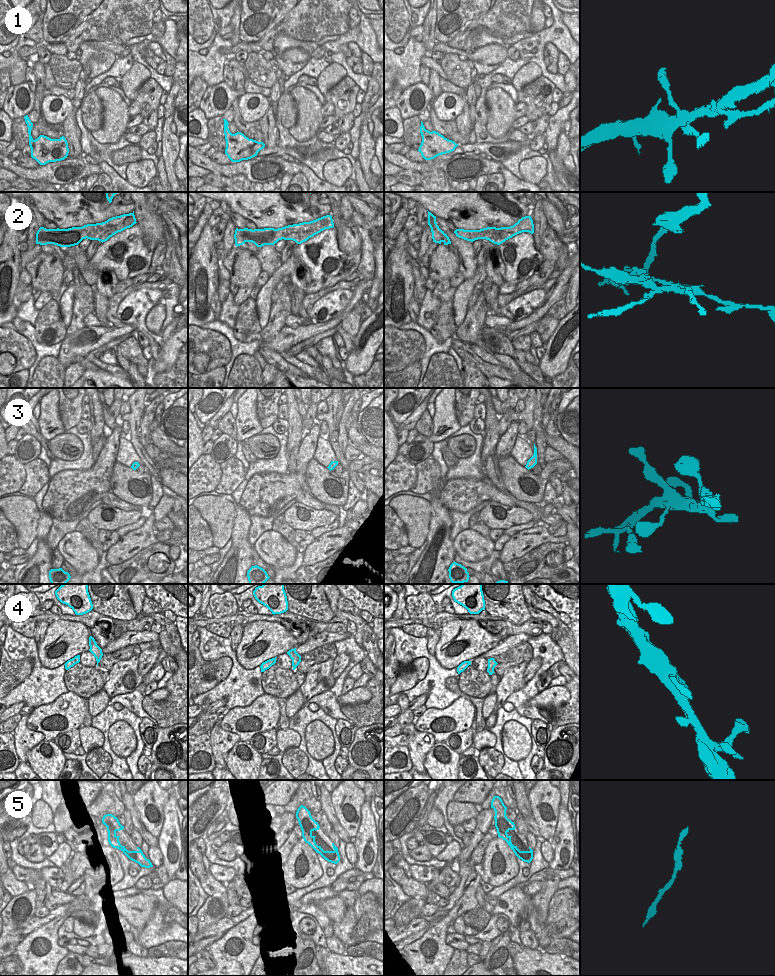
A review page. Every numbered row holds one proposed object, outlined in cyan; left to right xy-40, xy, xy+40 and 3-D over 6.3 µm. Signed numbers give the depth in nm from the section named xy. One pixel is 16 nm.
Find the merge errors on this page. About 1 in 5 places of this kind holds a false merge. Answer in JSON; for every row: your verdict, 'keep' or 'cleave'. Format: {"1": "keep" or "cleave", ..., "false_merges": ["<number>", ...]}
{"1": "keep", "2": "cleave", "3": "keep", "4": "keep", "5": "keep", "false_merges": ["2"]}

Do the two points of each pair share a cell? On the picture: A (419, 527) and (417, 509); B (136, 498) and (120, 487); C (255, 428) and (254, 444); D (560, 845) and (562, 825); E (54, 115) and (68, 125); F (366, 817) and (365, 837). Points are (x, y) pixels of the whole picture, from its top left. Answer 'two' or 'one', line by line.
A: one
B: one
C: two
D: one
E: two
F: one

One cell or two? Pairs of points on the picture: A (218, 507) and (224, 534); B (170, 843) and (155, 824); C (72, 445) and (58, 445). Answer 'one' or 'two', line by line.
A: one
B: two
C: one

